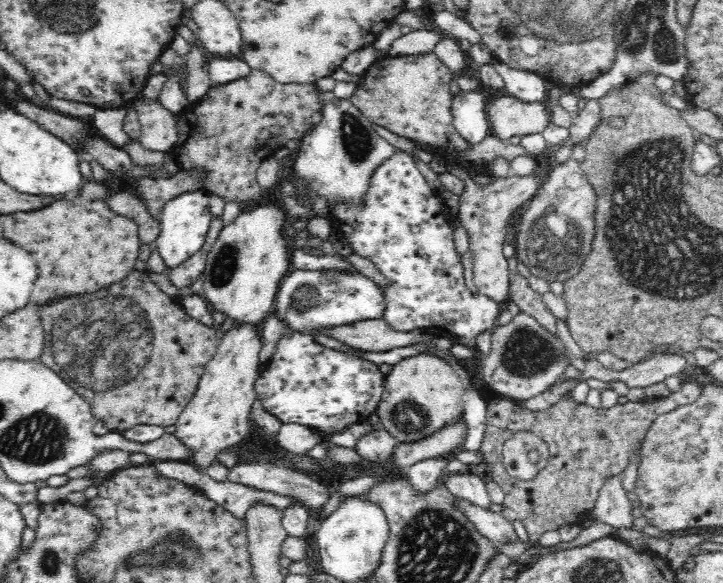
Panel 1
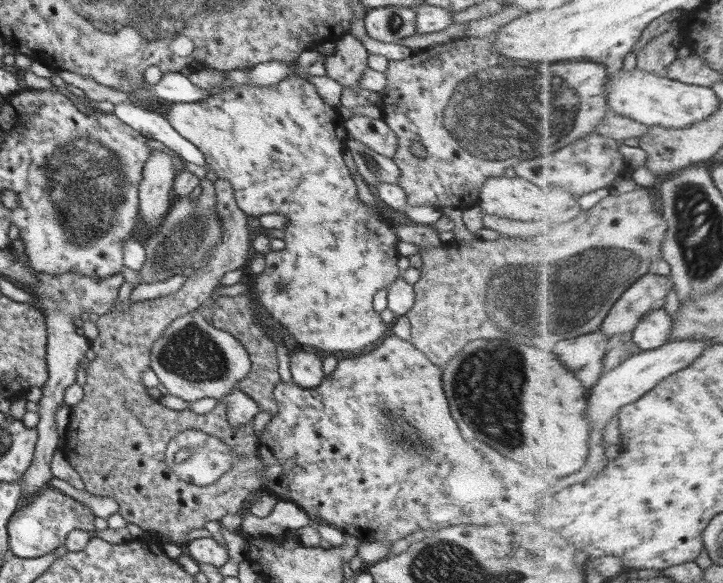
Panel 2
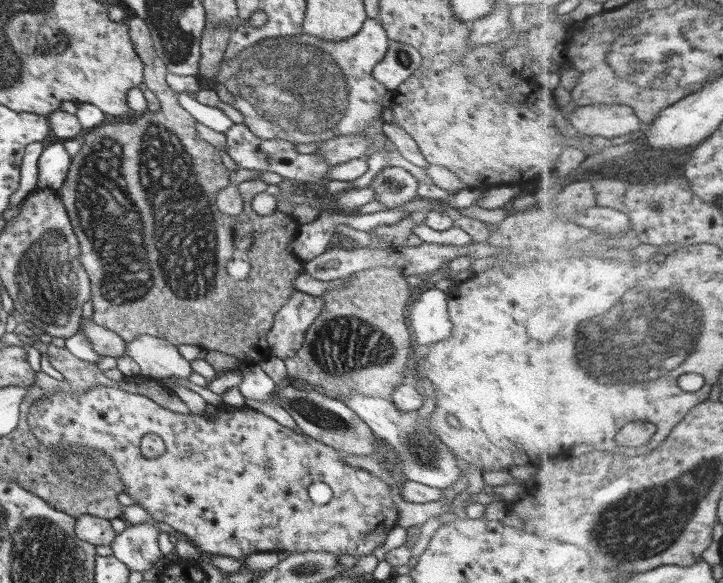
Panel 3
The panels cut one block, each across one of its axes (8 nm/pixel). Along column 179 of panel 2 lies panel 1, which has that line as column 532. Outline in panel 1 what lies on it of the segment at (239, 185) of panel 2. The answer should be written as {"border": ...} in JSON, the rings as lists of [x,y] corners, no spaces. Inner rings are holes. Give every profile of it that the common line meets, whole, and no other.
{"border":[[[497,93],[485,111],[492,134],[504,142],[514,136],[542,134],[547,123],[552,122],[544,101],[524,102],[505,93]]]}

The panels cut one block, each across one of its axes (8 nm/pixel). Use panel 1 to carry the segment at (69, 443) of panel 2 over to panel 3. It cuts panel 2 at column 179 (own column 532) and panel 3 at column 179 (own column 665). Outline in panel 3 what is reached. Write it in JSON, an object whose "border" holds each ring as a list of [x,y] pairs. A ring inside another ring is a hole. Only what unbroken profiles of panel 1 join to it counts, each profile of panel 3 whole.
{"border":[[[50,343],[47,348],[47,353],[50,355],[50,360],[52,360],[54,368],[64,376],[64,384],[66,384],[68,388],[73,388],[78,392],[82,392],[88,391],[88,389],[92,389],[92,387],[96,387],[98,385],[111,387],[118,386],[125,390],[130,390],[132,393],[136,392],[139,395],[147,396],[150,400],[158,403],[158,405],[167,408],[168,410],[172,410],[180,414],[191,414],[191,410],[186,406],[186,403],[159,380],[147,378],[140,374],[136,377],[131,376],[129,378],[124,378],[123,381],[117,382],[116,380],[106,377],[106,375],[104,375],[104,371],[100,370],[97,363],[76,358],[76,356],[74,356],[66,347],[56,347],[53,343]]]}

